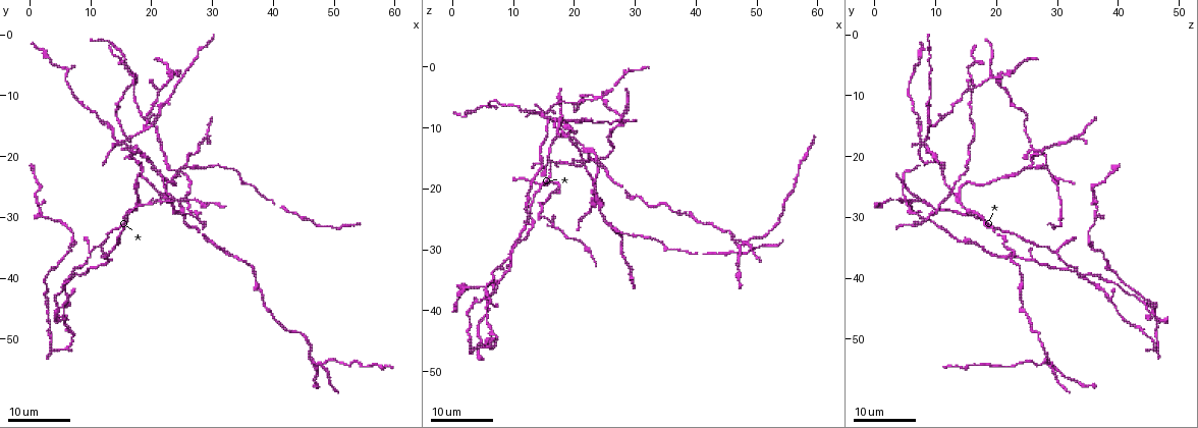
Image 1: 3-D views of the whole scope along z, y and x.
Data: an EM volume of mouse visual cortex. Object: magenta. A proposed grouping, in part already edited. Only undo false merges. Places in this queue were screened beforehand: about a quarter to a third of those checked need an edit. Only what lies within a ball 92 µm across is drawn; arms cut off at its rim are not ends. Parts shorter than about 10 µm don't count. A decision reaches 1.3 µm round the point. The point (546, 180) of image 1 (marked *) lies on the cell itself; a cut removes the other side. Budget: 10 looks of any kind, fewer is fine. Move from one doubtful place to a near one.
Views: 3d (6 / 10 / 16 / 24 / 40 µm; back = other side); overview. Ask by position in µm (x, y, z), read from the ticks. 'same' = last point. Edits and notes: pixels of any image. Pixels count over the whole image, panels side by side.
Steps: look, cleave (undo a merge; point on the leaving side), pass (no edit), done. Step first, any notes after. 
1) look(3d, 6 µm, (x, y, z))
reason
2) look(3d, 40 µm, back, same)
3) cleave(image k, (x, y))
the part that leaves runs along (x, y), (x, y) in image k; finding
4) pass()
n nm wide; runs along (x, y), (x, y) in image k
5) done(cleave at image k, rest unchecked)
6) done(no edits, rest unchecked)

look(3d, 16 µm, (22.0, 26.5, 13.5))

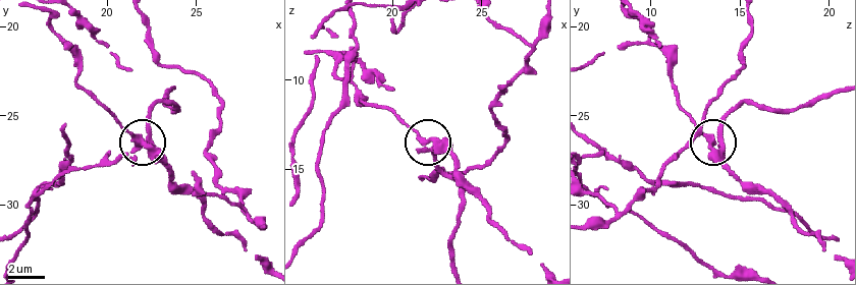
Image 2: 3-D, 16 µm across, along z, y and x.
look(3d, 6 µm, (21.8, 26.5, 13.4))

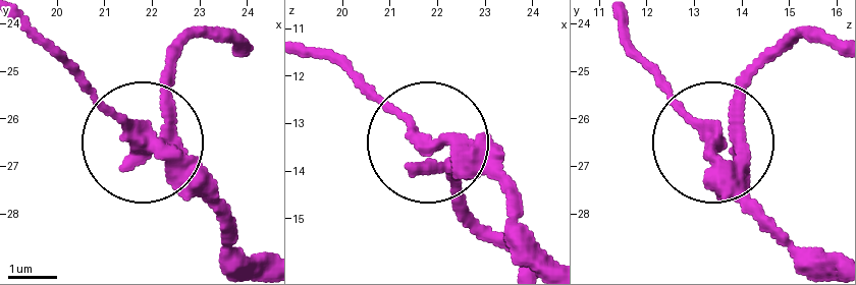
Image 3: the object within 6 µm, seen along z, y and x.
pass()
3 arms; one cell here

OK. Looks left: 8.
look(3d, 24 µm, (19.5, 27.5, 6.0))
calibre changes

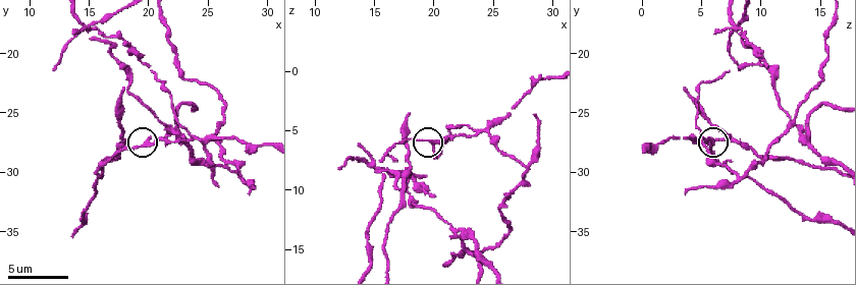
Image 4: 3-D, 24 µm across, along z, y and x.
look(3d, 10 µm, (19.8, 27.6, 6.0))
zoom in

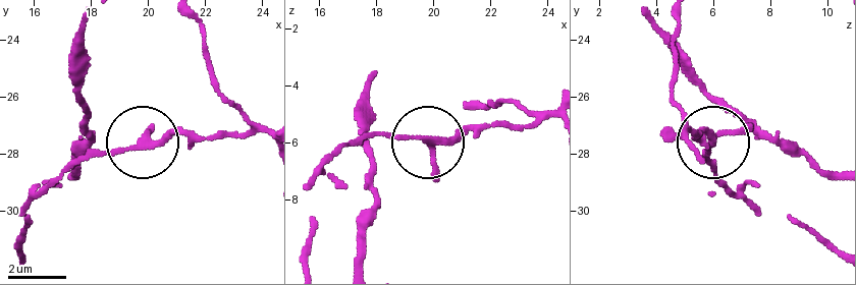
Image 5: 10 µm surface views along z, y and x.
pass()
180 nm wide; runs along (22, 258), (25, 209), (66, 170), (176, 136), (232, 136) in image 5; continuous, no second cell

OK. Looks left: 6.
look(3d, 10 µm, (15.4, 17.6, 8.4))
a fork

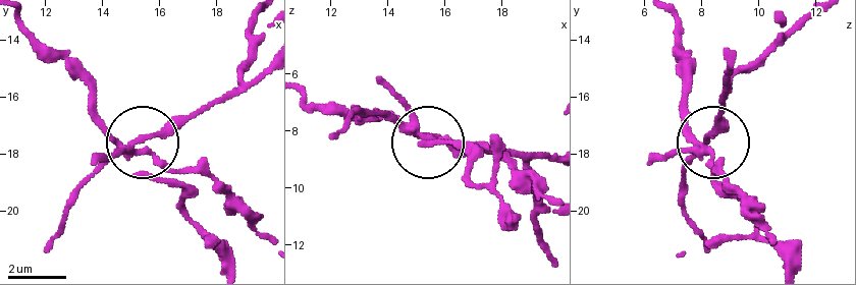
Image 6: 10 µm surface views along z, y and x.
cleave(image 6, (161, 127))
3 arms; the part that leaves runs along (128, 151), (170, 134), (228, 93), (251, 49), (253, 19) in image 6; a second cell is stuck on

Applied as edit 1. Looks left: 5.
look(overview)

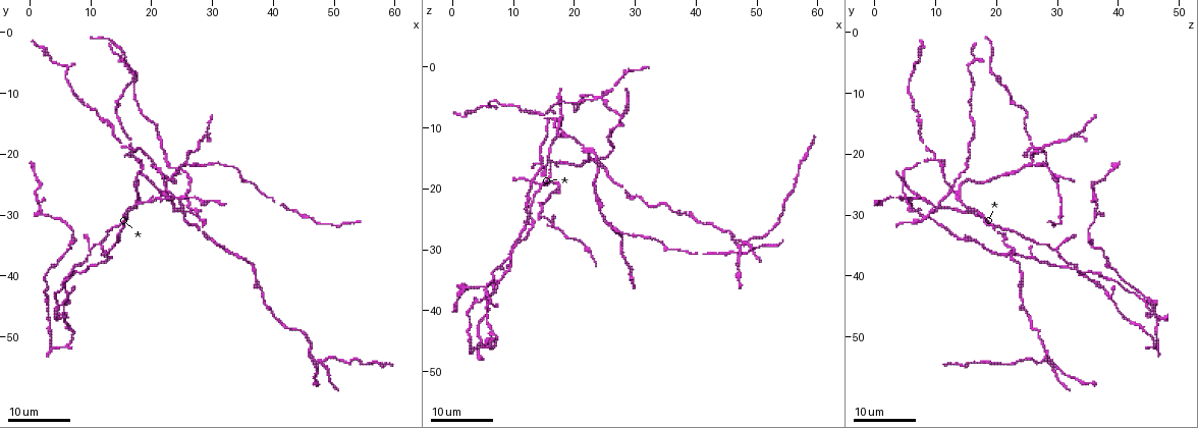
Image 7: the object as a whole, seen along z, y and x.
look(3d, 24 µm, (16.5, 18.5, 25.5))
thick turns thin

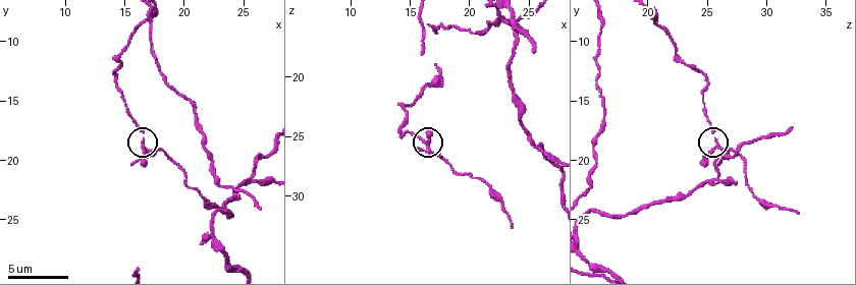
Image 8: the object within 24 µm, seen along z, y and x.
look(3d, 6 µm, (16.6, 18.4, 25.8))
closer look

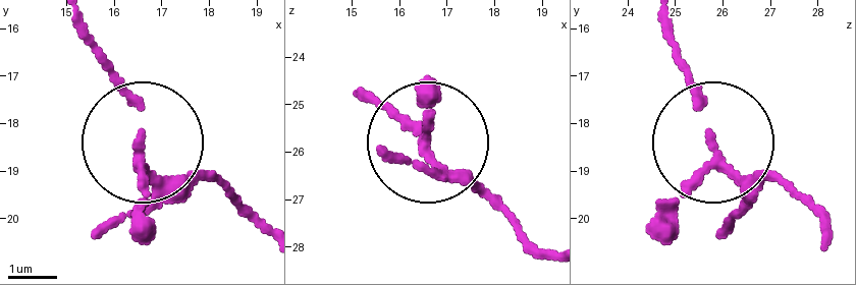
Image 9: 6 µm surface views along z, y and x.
pass()
3 arms; runs along (75, 22), (131, 95), (156, 168), (237, 201) in image 9; continuous, no second cell

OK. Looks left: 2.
look(3d, 16 µm, (25.8, 21.8, 25.8))
three-way junction

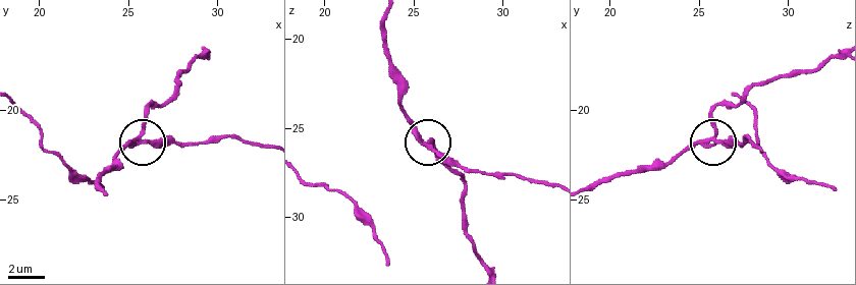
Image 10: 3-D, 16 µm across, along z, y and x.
look(3d, 16 µm, back, (25.9, 21.6, 26.0))

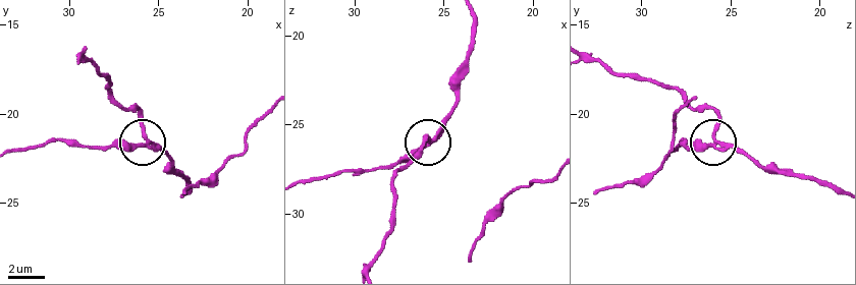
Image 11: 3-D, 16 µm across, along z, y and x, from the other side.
pass()
side arm 16 µm; runs along (839, 189), (756, 166), (725, 148), (708, 105) in image 11; all the same cell

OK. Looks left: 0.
done(cleave at image 6, rest unchecked)

